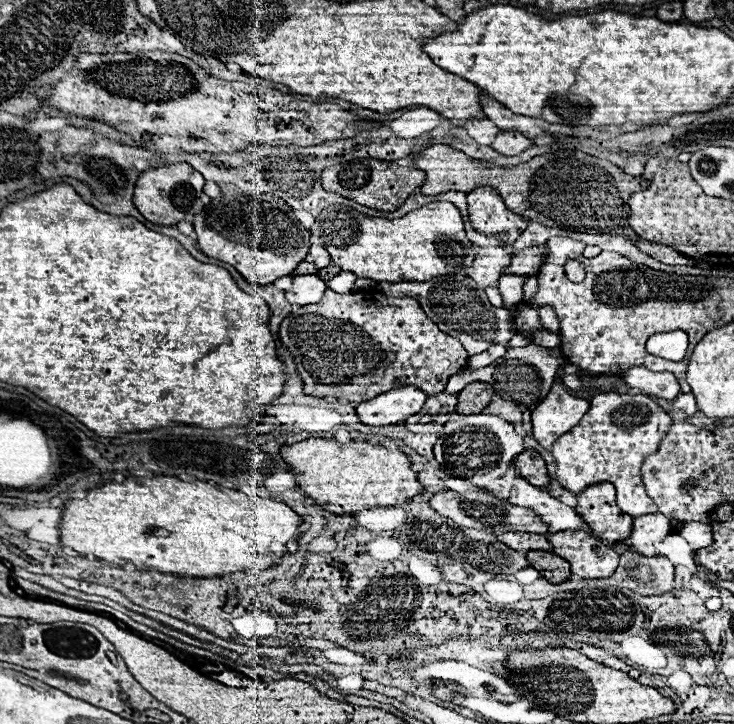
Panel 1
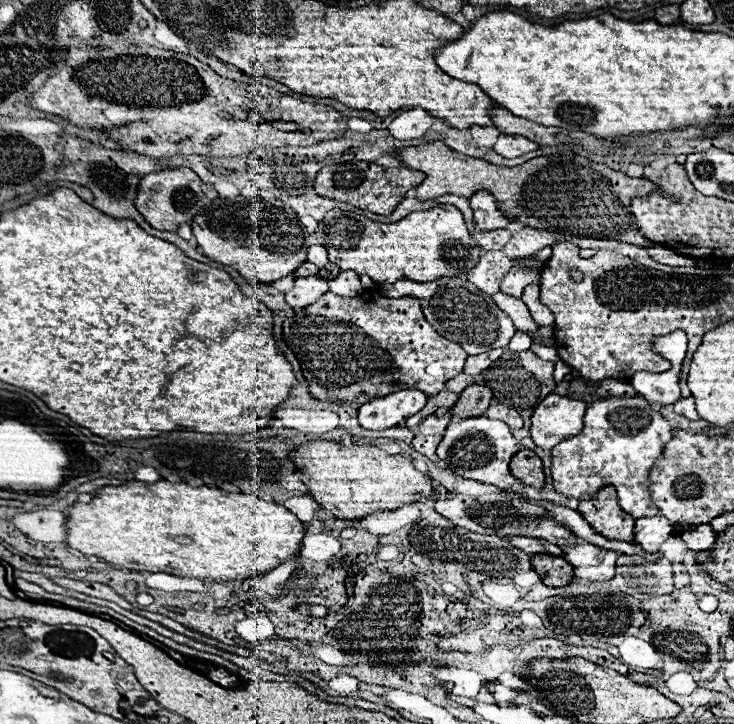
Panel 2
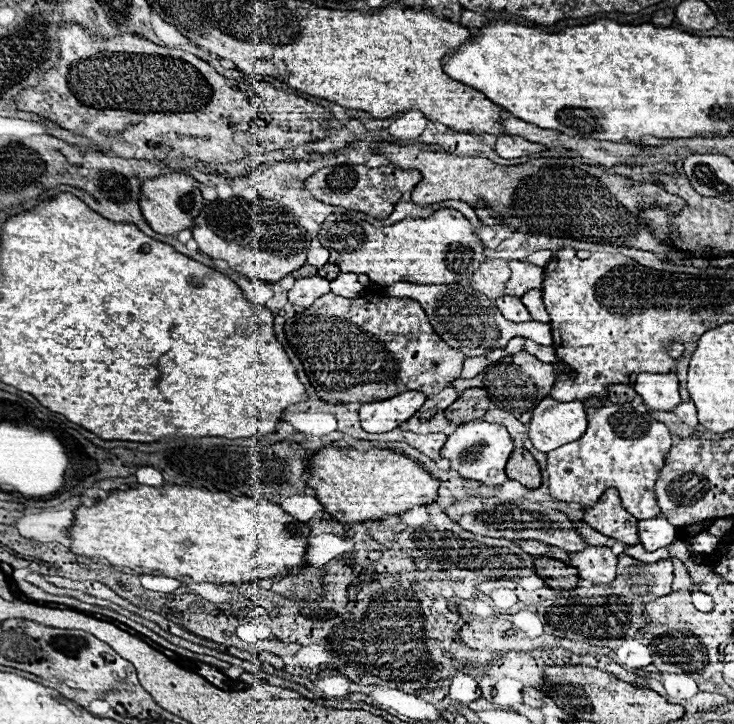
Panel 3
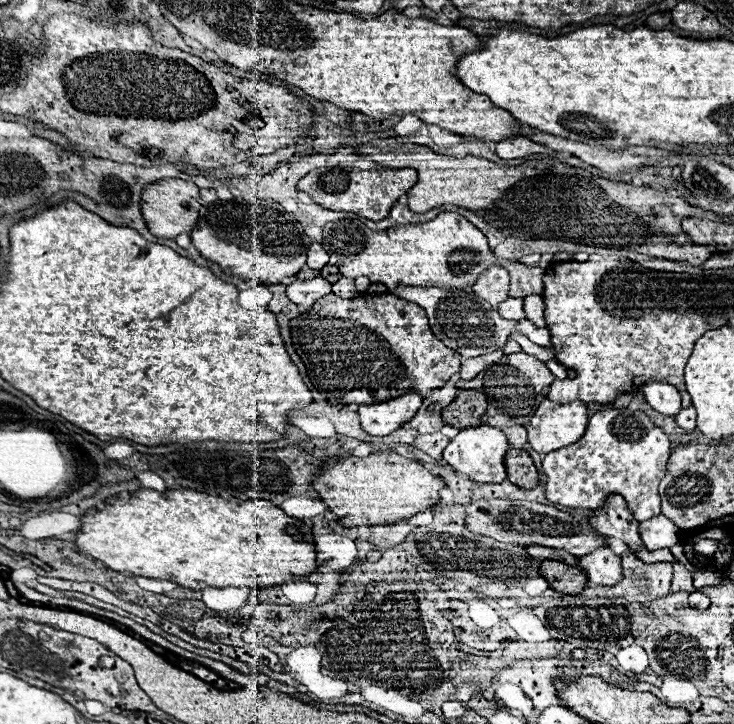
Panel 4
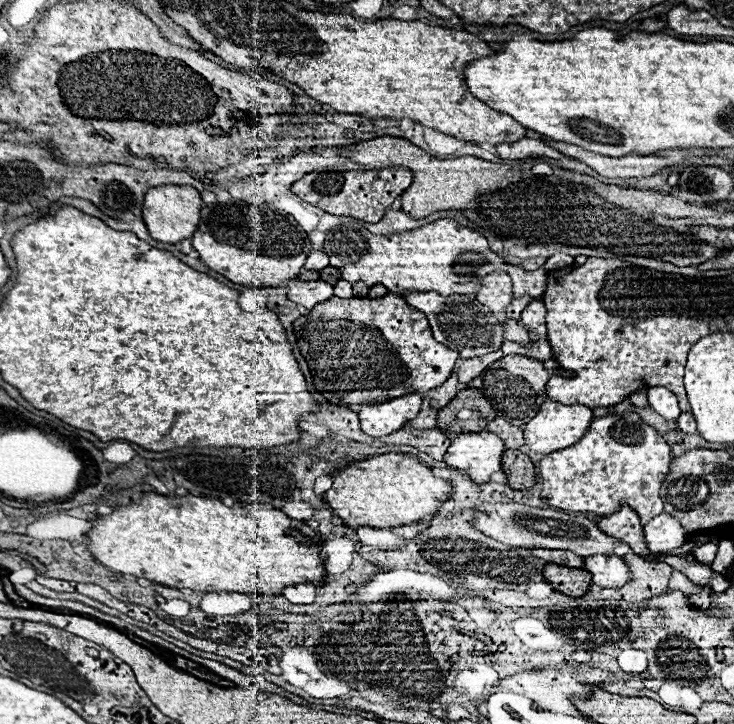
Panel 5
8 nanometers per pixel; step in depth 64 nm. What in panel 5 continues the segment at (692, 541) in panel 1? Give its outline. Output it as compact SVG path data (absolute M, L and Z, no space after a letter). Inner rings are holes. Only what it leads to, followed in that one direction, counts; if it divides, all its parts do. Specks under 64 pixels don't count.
M708 542L708 544L704 544L704 546L698 546L698 548L694 550L694 556L696 556L698 562L710 566L710 564L714 562L714 558L716 558L716 550L718 550L718 546L716 546L714 542Z

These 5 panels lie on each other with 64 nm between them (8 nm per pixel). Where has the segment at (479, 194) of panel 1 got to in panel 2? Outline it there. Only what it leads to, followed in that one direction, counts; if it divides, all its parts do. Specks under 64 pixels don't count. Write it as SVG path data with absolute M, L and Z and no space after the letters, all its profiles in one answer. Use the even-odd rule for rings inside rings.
M484 190L470 198L470 208L474 210L474 224L478 230L496 230L510 224L510 218L506 218L502 210L496 208L496 200L490 198Z

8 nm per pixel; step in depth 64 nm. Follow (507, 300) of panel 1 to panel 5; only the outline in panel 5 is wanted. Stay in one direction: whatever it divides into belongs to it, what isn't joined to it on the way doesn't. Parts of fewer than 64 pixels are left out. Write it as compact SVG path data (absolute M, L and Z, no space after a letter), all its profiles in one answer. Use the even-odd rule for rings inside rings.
M350 218L346 224L330 230L326 234L324 252L330 256L330 266L338 268L342 272L342 278L348 280L350 284L364 282L364 286L368 286L368 288L372 288L374 284L384 284L388 288L388 292L396 292L396 294L400 294L400 292L438 292L440 296L452 296L452 294L476 296L478 290L482 288L482 278L496 270L510 272L514 298L520 296L540 298L546 288L546 270L544 268L526 272L518 266L506 264L498 254L494 254L494 252L490 254L488 242L482 234L478 234L470 228L458 226L454 220L448 220L448 218L430 222L422 228L416 228L416 230L404 232L404 234L390 234L390 236L376 236L376 234L368 232L358 220Z

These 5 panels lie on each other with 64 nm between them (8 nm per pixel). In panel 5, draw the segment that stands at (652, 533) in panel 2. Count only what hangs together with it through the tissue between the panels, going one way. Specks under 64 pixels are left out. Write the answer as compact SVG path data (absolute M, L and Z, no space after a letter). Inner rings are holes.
M662 512L660 516L644 524L644 538L652 552L668 552L686 544L688 532L674 516Z

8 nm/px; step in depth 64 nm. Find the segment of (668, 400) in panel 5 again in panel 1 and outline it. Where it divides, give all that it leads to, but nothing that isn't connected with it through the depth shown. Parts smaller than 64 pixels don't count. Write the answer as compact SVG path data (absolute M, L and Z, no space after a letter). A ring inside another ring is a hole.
M632 368L632 372L626 372L624 382L632 390L650 398L676 400L676 396L682 392L672 372L650 372L648 368Z

